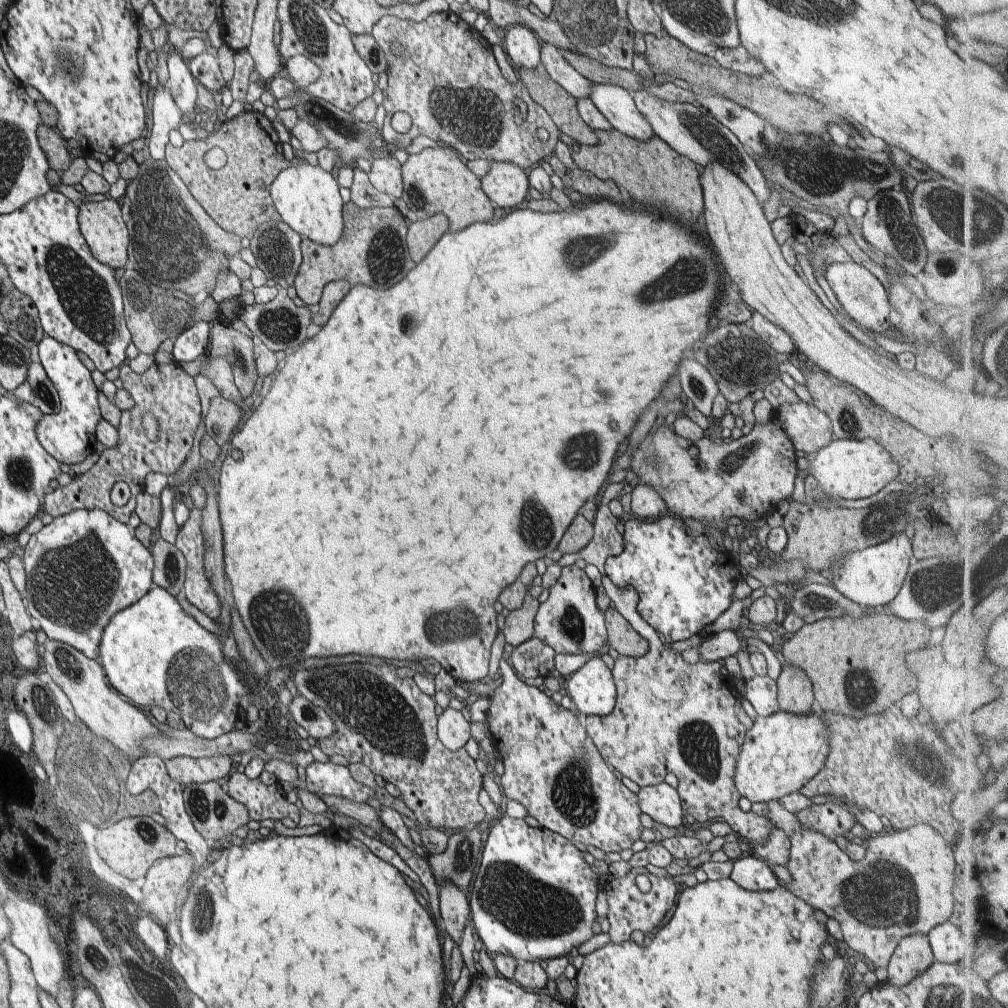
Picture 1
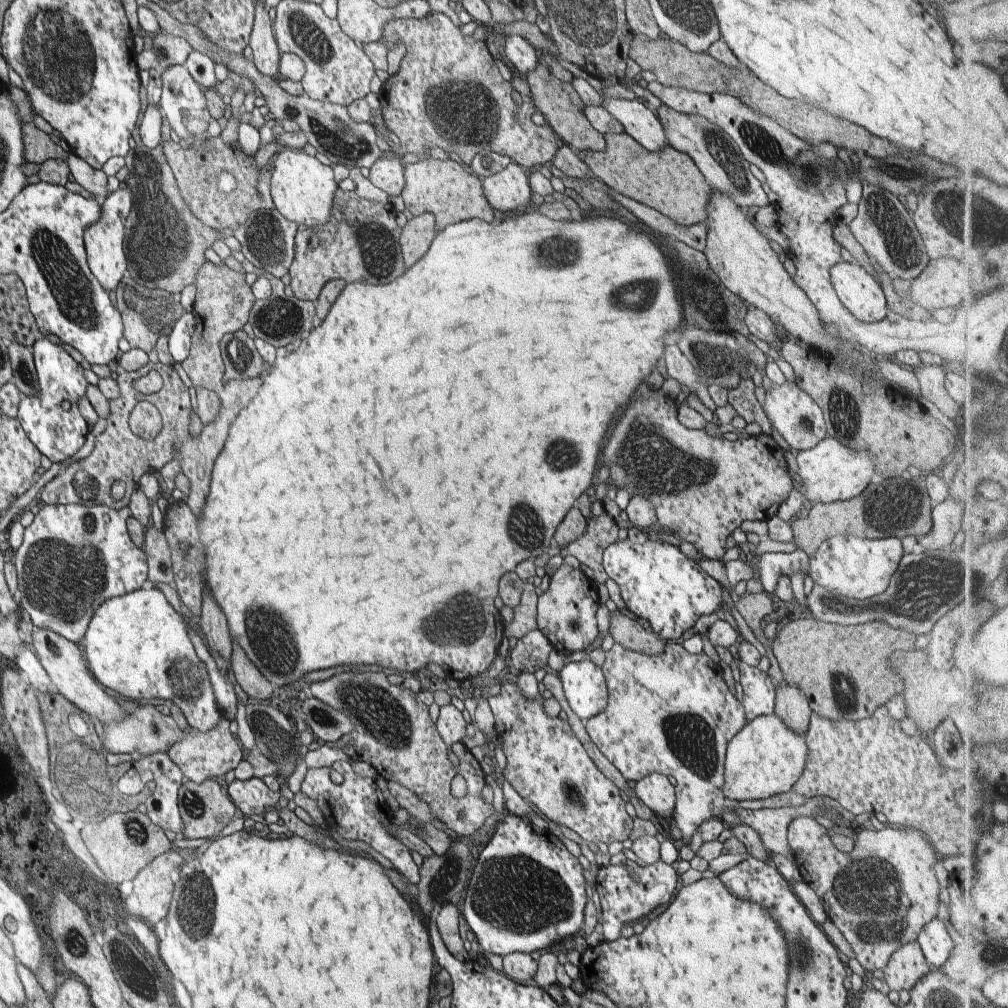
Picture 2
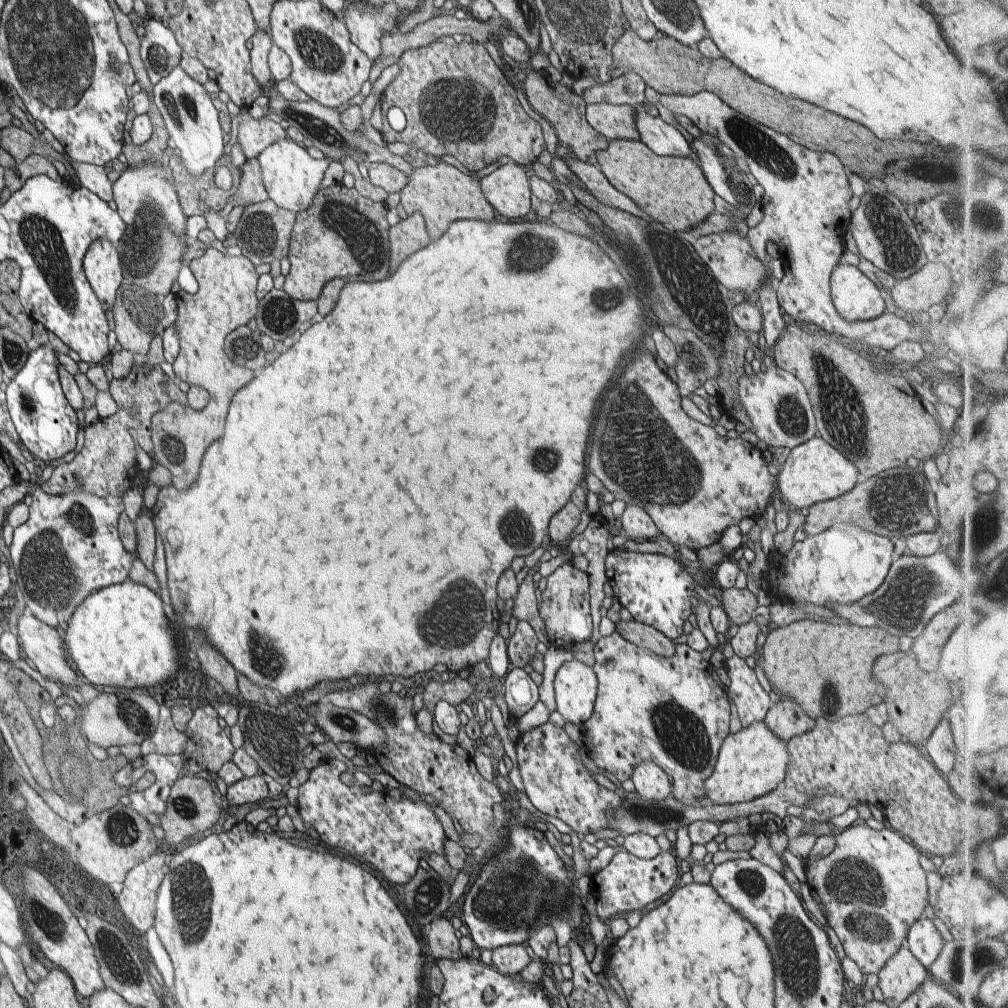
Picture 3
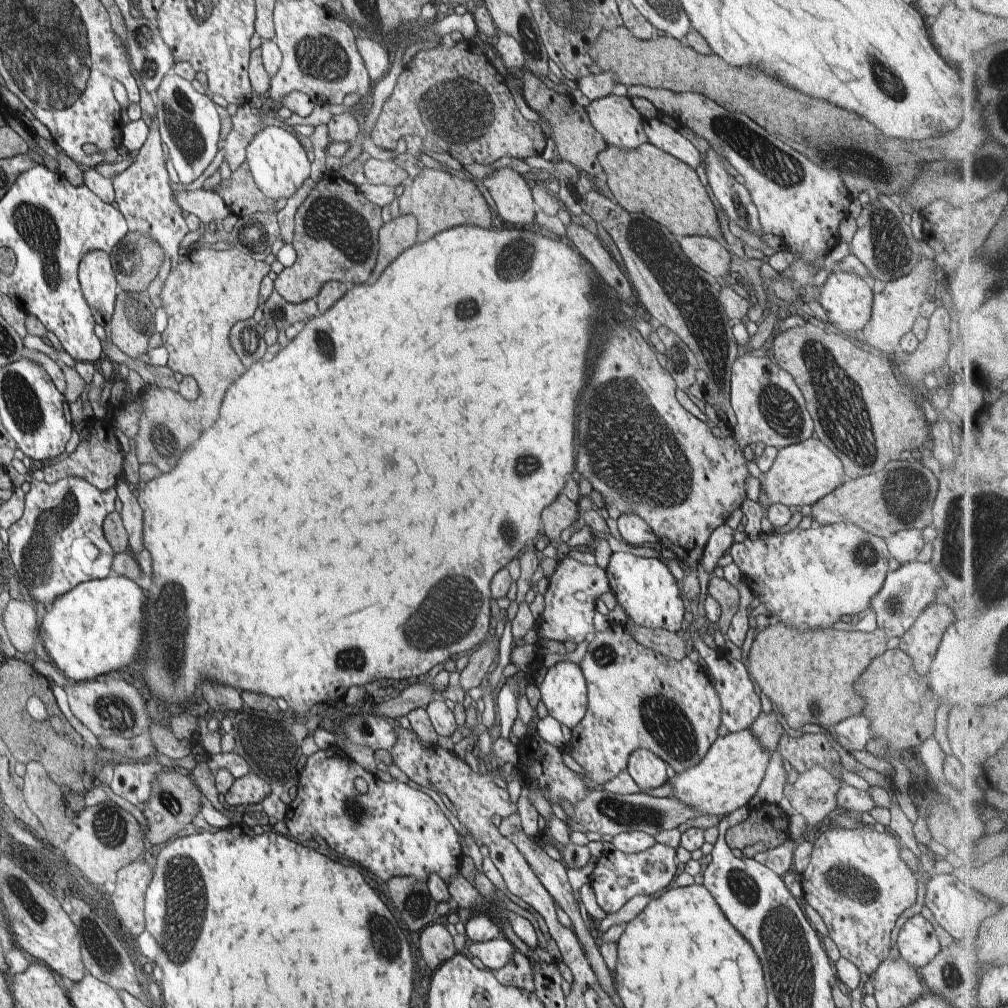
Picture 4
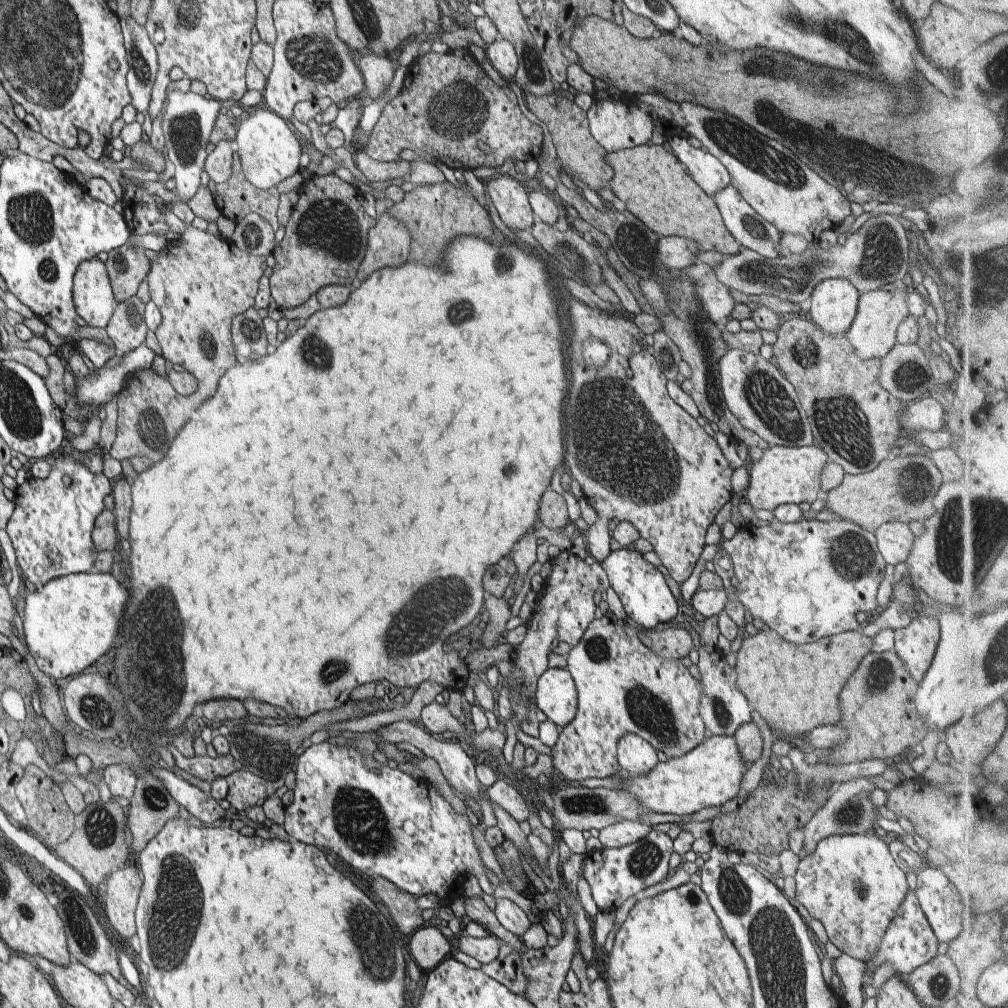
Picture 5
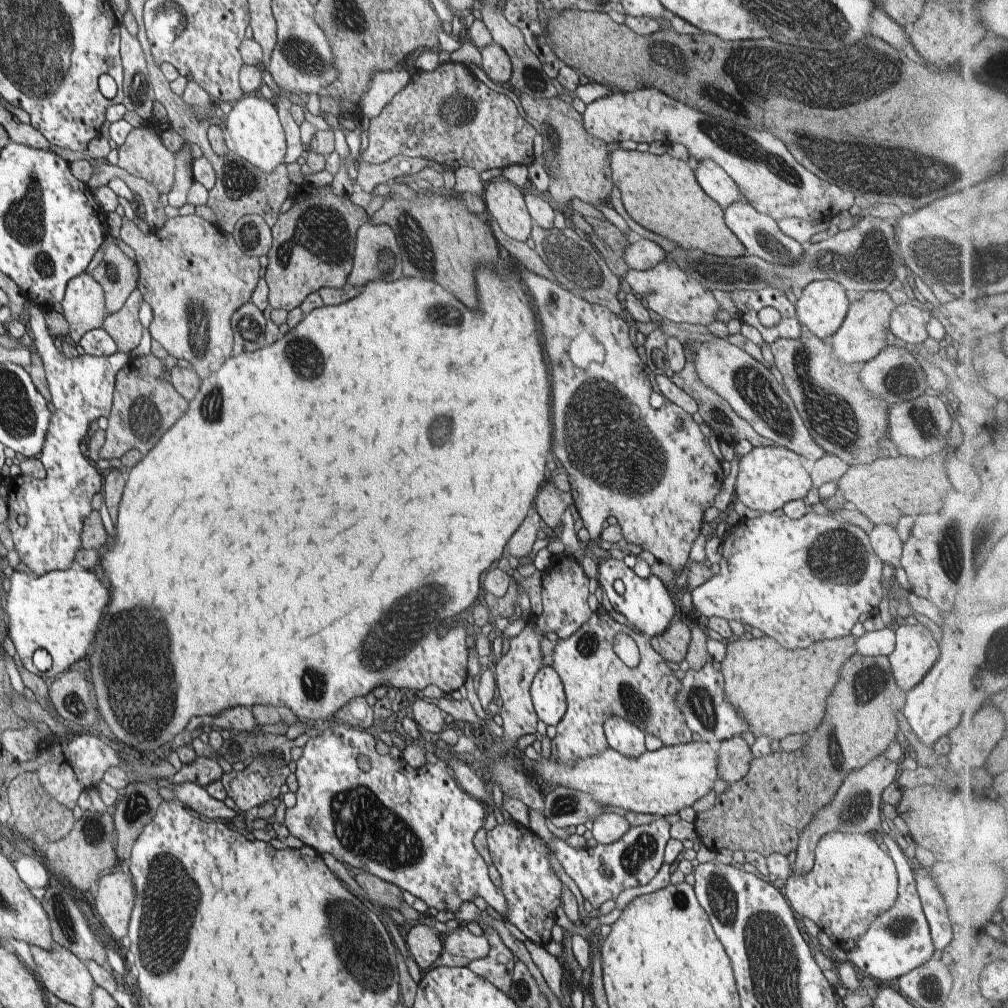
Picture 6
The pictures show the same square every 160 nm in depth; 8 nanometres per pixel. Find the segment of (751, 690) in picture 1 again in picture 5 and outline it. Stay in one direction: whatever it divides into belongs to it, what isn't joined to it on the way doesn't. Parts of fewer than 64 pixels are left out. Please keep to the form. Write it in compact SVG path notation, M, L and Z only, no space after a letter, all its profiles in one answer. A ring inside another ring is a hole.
M700 648L699 663L697 666L702 674L700 681L703 686L703 696L700 703L701 718L708 728L708 732L714 735L734 735L739 726L752 722L749 700L737 687L737 670L735 665L730 665L722 651L716 648L710 652Z

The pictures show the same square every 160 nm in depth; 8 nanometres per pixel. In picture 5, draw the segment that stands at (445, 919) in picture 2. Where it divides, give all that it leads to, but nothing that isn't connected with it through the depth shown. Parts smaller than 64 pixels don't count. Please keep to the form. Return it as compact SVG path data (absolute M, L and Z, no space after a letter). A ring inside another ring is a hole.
M427 925L418 928L409 942L411 959L424 970L435 969L450 956L450 942L440 929Z

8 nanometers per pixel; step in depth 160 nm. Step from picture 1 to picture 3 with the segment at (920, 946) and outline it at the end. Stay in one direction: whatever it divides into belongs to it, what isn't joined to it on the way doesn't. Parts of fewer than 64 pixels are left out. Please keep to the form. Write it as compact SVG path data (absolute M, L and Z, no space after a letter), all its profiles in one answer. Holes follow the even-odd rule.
M901 946L877 975L884 1002L896 1000L901 1003L927 979L929 972L908 946Z

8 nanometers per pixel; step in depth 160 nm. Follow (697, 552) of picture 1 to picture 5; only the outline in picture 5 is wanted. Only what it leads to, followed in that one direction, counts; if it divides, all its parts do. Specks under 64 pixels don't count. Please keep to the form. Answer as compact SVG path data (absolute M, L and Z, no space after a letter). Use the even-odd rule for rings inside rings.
M628 548L611 551L606 560L601 562L601 567L605 572L605 583L616 591L628 616L636 624L649 630L656 628L658 624L672 622L678 614L678 602L662 572L642 555L639 551Z

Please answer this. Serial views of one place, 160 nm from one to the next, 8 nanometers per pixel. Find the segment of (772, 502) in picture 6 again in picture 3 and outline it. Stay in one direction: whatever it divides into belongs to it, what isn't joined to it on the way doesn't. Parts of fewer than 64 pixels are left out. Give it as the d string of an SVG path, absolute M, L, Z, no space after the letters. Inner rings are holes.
M818 434L808 442L791 449L783 466L777 475L778 493L784 496L787 506L796 506L798 512L850 492L861 480L859 468Z

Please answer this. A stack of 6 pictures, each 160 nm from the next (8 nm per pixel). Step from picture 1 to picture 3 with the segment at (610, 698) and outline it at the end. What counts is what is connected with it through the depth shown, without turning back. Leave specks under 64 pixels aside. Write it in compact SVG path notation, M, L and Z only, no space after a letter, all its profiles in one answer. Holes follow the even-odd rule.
M573 659L564 661L554 681L557 711L567 722L582 726L592 716L598 694L594 669Z

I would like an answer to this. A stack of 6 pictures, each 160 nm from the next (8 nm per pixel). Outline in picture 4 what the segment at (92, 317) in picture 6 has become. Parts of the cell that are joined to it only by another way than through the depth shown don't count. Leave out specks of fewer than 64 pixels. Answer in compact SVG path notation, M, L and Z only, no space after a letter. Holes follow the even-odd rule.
M102 249L89 250L79 264L79 281L85 299L92 309L96 322L108 327L114 316L116 288L118 283L114 278L114 268L110 264L110 256Z

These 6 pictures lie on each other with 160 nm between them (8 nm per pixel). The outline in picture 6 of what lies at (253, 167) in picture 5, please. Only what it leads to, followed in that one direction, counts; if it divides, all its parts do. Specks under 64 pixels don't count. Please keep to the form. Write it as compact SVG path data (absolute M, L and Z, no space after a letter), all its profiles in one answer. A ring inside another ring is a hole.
M258 93L244 96L232 105L232 111L224 116L223 137L230 152L245 158L263 173L273 173L280 163L285 163L287 142L282 123L274 101L261 97Z

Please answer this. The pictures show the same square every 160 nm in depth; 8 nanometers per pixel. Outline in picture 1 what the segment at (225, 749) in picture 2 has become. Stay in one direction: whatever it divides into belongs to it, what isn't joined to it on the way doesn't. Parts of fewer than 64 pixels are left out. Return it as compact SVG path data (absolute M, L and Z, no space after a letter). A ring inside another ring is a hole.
M182 755L166 759L164 762L170 778L185 786L190 783L217 781L228 776L233 760L226 755L199 759Z

